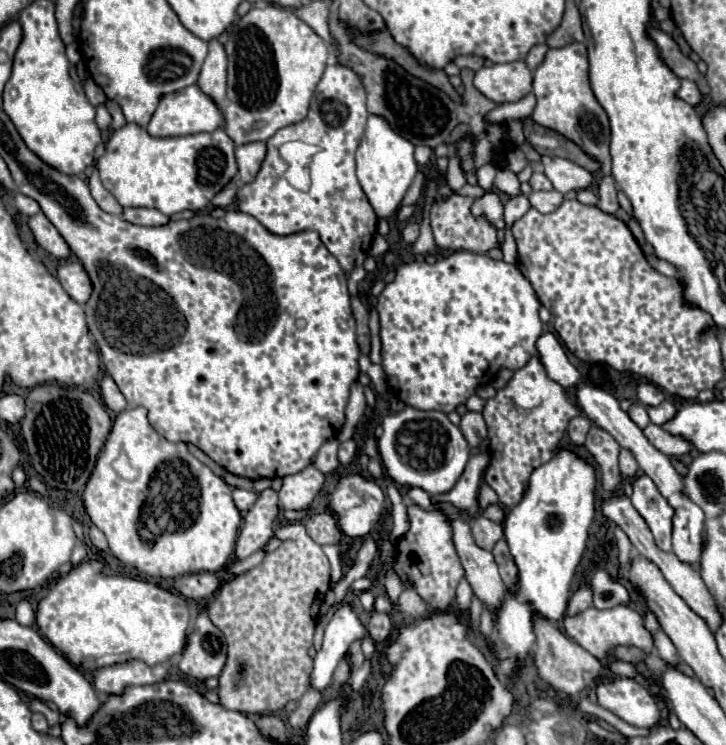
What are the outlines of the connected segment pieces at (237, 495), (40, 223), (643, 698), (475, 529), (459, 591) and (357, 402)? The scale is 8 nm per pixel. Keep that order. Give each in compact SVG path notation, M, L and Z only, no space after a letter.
M234 488L234 494L232 494L232 496L234 496L234 502L236 502L238 510L242 510L242 512L250 510L252 504L256 502L256 498L258 498L256 492L252 492L252 490L244 490L244 488Z
M42 212L36 214L36 216L32 216L32 218L28 218L28 226L30 226L36 242L46 252L50 252L52 256L56 256L56 258L68 258L72 254L70 246L60 236L60 232L56 230L56 226Z
M604 678L596 684L596 694L602 708L610 710L632 726L654 728L660 722L654 696L632 678Z
M476 516L470 522L472 522L472 534L476 538L476 544L480 544L484 550L492 550L494 544L504 536L502 524L492 522L484 516Z
M465 577L461 580L456 588L456 606L464 612L464 610L468 610L468 606L470 606L470 598L472 598L472 588L465 580Z
M354 382L352 388L350 388L350 400L348 400L348 406L346 406L346 422L338 434L338 440L344 442L348 438L352 438L358 422L362 420L366 412L366 400L364 400L364 390L362 390L362 384L360 382Z

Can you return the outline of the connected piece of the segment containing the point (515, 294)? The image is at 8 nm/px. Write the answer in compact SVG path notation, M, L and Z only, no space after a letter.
M452 252L450 256L426 264L426 262L412 262L404 264L398 268L394 282L390 282L382 294L378 296L376 310L380 314L380 340L382 340L382 368L388 376L388 386L390 390L408 406L416 406L420 410L440 410L440 412L452 412L458 404L464 404L480 384L490 384L494 376L502 370L518 370L522 368L534 354L536 354L536 340L542 336L542 322L538 318L540 310L540 300L532 288L532 284L526 280L526 276L518 270L516 264L506 264L502 260L492 260L490 256L484 254L472 254L472 252Z

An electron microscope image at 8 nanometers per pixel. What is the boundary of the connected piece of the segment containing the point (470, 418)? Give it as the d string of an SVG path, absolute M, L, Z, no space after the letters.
M466 412L460 422L460 430L470 446L480 446L486 438L486 422L480 412Z

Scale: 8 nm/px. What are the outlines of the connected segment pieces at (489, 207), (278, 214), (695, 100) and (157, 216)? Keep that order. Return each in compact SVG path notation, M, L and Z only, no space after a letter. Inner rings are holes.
M486 192L482 198L478 198L472 206L472 214L476 214L476 216L484 214L496 228L504 228L502 202L500 202L496 192Z
M338 62L330 64L316 86L308 116L298 124L280 128L268 140L268 154L262 162L260 172L250 184L238 188L238 208L244 214L254 216L268 232L278 236L290 236L302 230L316 230L322 244L338 260L342 270L352 272L352 268L360 266L370 254L368 250L376 236L378 222L376 212L372 210L354 172L354 152L364 134L366 120L366 92L360 76L350 66L342 66ZM292 140L302 140L320 148L310 164L311 184L308 192L296 190L284 178L284 170L288 170L288 164L278 154L278 148Z
M682 80L682 86L680 86L680 90L678 90L678 98L684 100L684 102L688 102L690 106L698 106L698 104L704 102L706 96L700 92L700 88L698 88L696 82L692 82L692 80Z
M124 208L124 220L140 226L164 226L170 222L170 216L154 208Z

